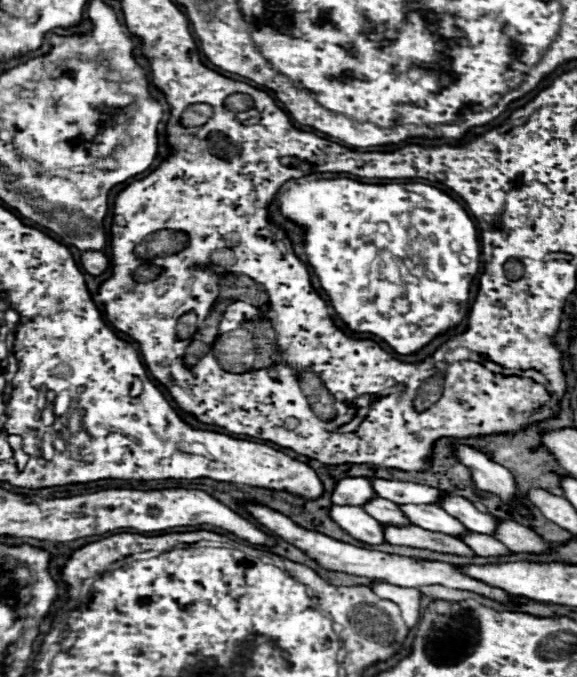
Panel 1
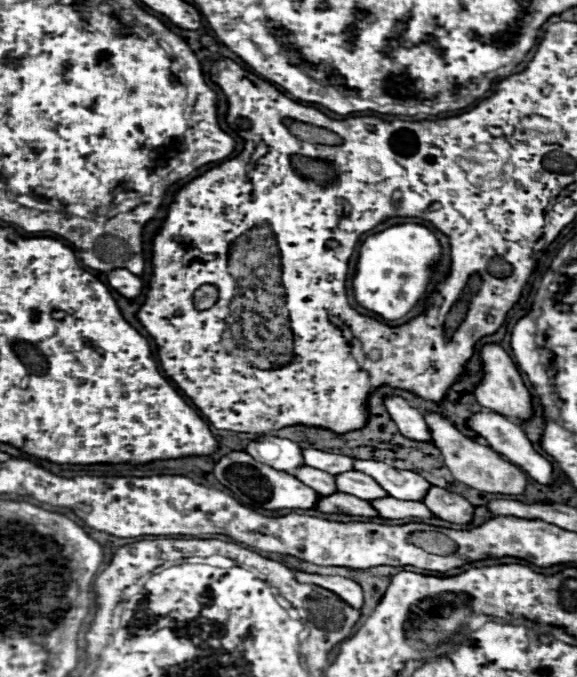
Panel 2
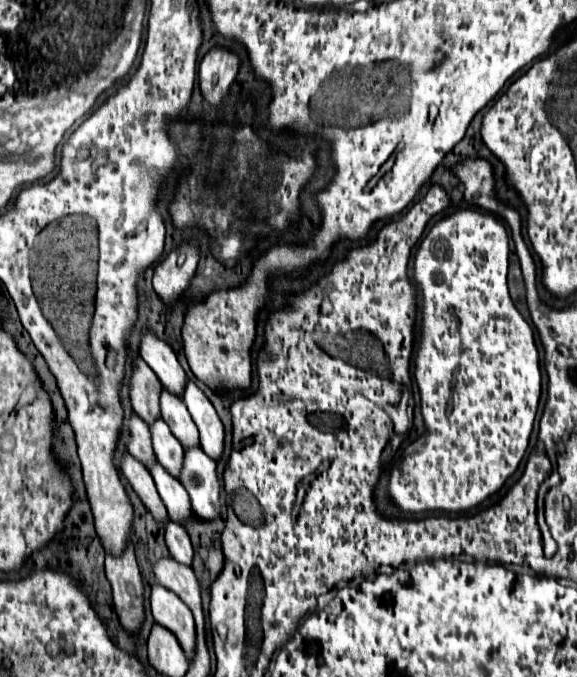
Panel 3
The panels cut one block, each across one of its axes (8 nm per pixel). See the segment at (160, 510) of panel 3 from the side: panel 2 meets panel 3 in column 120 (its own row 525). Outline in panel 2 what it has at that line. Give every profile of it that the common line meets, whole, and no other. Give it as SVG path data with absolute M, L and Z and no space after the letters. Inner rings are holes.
M432 486L430 492L424 498L424 504L442 520L462 526L472 526L474 522L474 506L454 492L448 492L444 488Z

